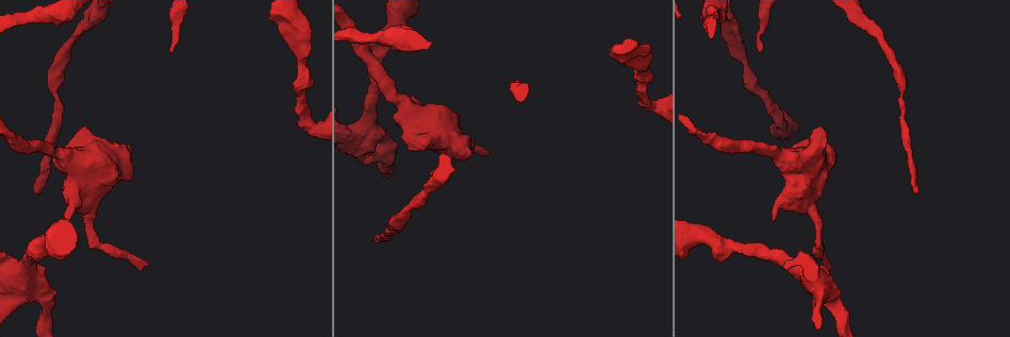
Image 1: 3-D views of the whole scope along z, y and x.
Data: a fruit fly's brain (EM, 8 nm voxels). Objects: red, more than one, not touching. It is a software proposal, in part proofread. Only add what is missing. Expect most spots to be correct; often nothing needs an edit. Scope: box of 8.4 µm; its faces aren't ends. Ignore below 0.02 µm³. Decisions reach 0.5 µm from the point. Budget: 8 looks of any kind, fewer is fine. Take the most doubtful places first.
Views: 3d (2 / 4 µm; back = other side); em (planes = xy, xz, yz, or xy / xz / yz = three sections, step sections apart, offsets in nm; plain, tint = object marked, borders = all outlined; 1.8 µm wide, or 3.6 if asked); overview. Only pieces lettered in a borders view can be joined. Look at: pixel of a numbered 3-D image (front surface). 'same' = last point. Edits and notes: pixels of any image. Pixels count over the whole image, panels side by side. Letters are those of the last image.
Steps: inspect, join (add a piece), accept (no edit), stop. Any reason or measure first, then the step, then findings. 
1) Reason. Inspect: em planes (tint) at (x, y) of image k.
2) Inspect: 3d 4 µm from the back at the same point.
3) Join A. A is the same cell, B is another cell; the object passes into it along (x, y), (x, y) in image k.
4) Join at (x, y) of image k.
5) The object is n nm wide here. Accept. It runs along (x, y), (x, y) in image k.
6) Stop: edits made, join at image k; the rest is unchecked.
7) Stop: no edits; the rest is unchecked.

An open end. Inspect: 3d 4 µm at (829, 265) of image 1.

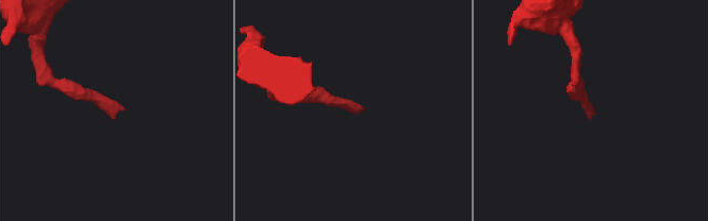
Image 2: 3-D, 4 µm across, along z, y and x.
Shape alone is not enough. Inspect: em yz step 4 (borders) at (126, 109) of image 2.

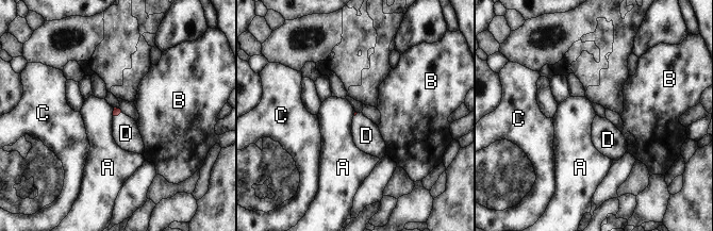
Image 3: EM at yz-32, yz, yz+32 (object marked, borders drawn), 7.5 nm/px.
Cut it another way. Inspect: em planes (borders) at the same point.

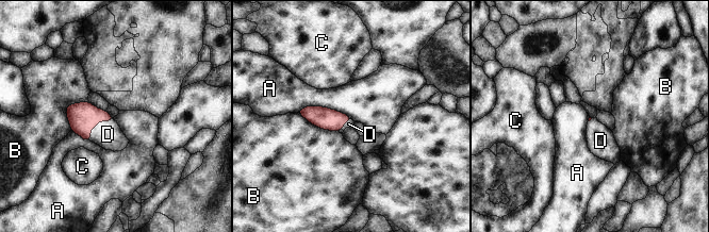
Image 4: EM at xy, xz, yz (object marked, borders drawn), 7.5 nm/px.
Join D. D is the same cell, A, B and C are other cells; the object passes into it along (83, 116), (96, 125), (108, 134) in image 4; it goes on there.

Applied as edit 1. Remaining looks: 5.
Stops while still wide. Inspect: em xy step 8 (tint) at (69, 220) of image 1.

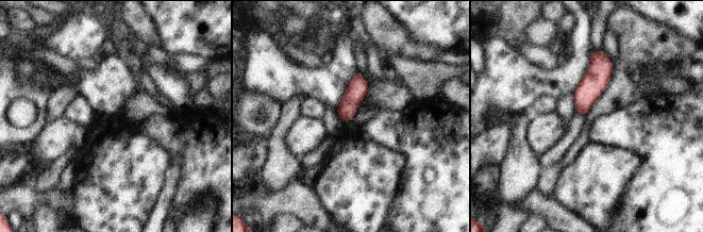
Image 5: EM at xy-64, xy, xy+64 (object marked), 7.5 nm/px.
Inspect: em planes (borders) at the same point.

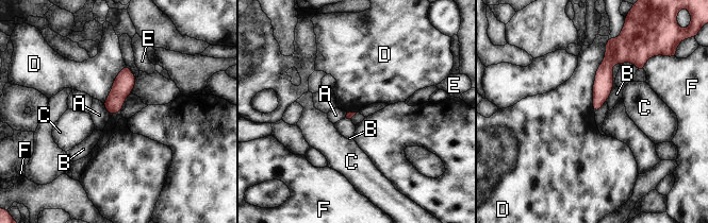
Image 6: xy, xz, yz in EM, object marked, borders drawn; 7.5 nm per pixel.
Accept. A, B, C, D, E and F are other cells; a border runs along (607, 39), (593, 84), (594, 113) in image 6; no lettered piece goes on from it.

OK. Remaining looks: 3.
Free end. Inspect: 3d 4 µm at (915, 193) of image 1.

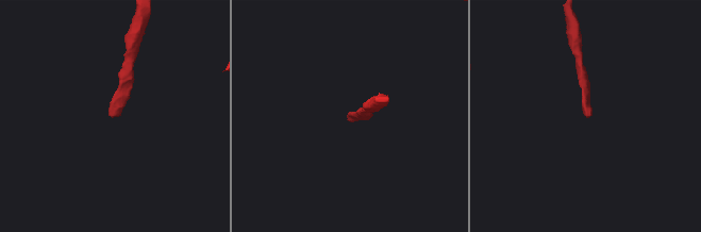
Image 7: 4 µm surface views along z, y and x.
Now the EM. Inspect: em planes (plain) at (588, 117) of image 7.

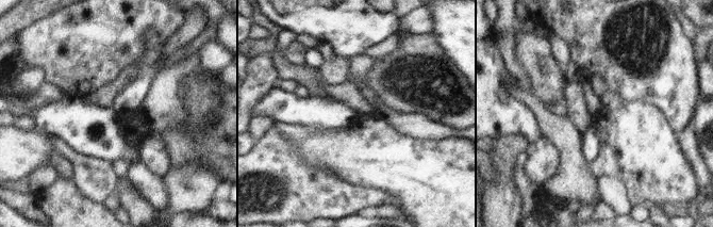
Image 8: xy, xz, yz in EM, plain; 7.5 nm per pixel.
Inspect: em planes (borders) at the same point.

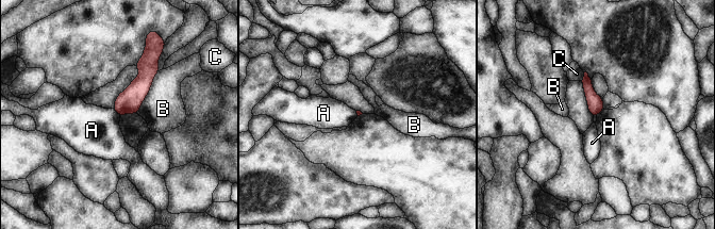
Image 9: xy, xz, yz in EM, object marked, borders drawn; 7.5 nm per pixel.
The longest contact is with B, 360 nm. Accept. A, B and C are other cells; a border runs along (113, 109), (119, 116) in image 9; none of them fits.

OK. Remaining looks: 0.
Stop: edits made, join at image 4; the rest is unchecked.

